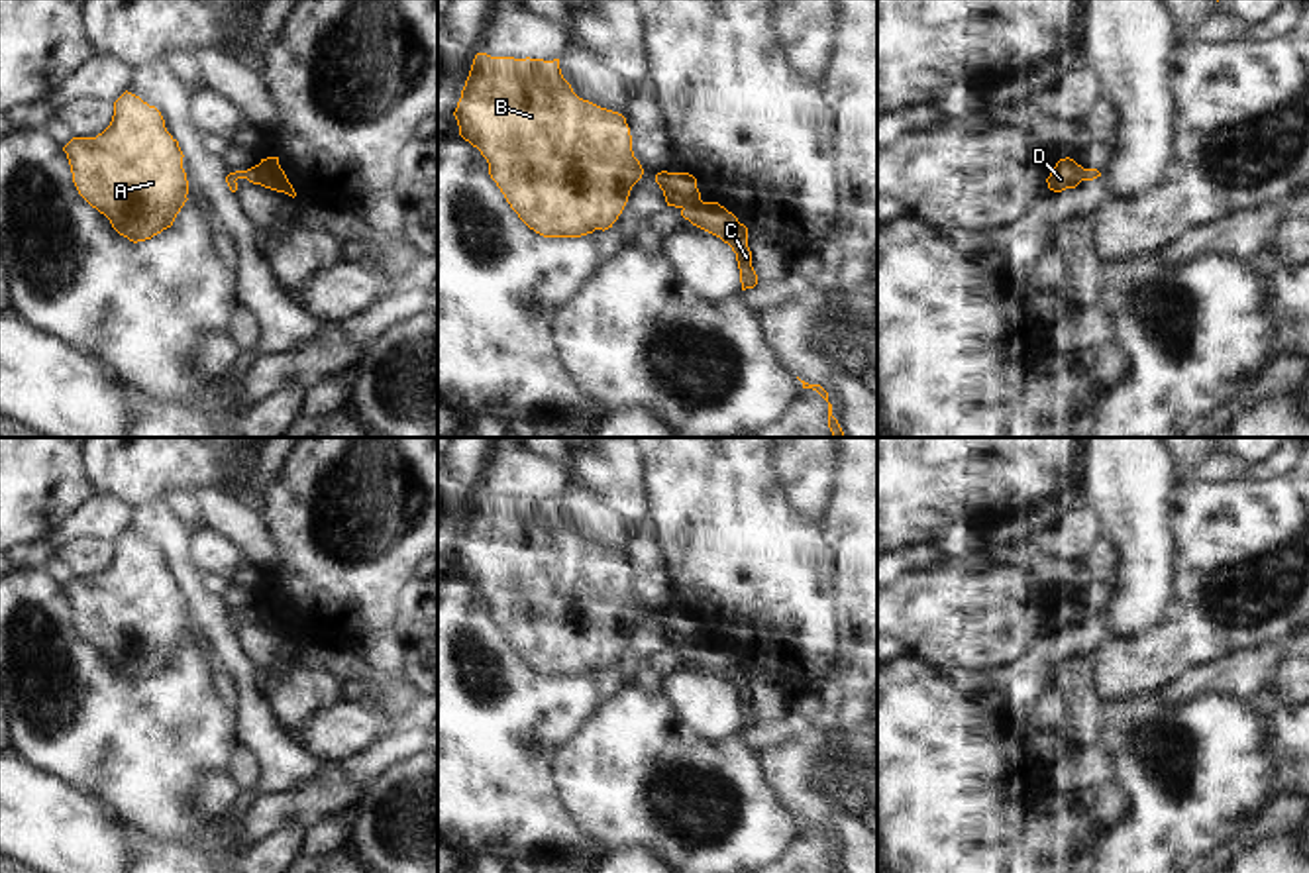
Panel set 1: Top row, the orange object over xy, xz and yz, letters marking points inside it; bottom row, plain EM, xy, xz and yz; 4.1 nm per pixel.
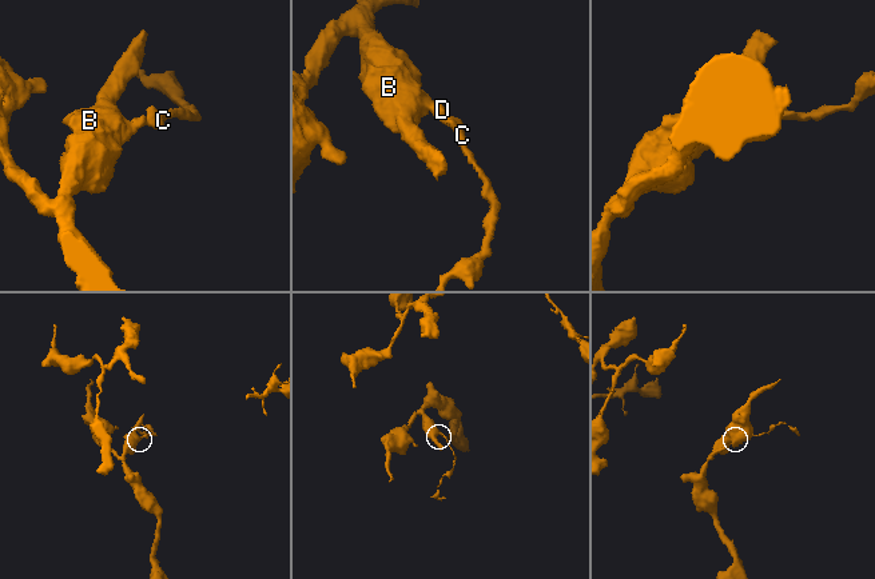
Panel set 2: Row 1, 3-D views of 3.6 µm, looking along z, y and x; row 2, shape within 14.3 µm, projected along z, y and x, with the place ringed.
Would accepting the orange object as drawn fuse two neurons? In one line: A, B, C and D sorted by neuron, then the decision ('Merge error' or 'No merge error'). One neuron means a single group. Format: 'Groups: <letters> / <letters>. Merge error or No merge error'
Groups: A B D / C. Merge error.

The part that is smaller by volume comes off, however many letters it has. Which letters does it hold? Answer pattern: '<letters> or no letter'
C

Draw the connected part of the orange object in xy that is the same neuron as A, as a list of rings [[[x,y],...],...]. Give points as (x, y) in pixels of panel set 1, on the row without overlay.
[[[128,530],[102,573],[73,577],[63,591],[79,634],[133,683],[171,667],[188,640],[179,581],[155,545]]]

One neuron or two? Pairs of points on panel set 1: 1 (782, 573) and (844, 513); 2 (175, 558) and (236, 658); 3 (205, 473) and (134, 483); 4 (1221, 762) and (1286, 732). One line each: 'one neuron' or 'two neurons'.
1: two neurons
2: one neuron
3: one neuron
4: two neurons

